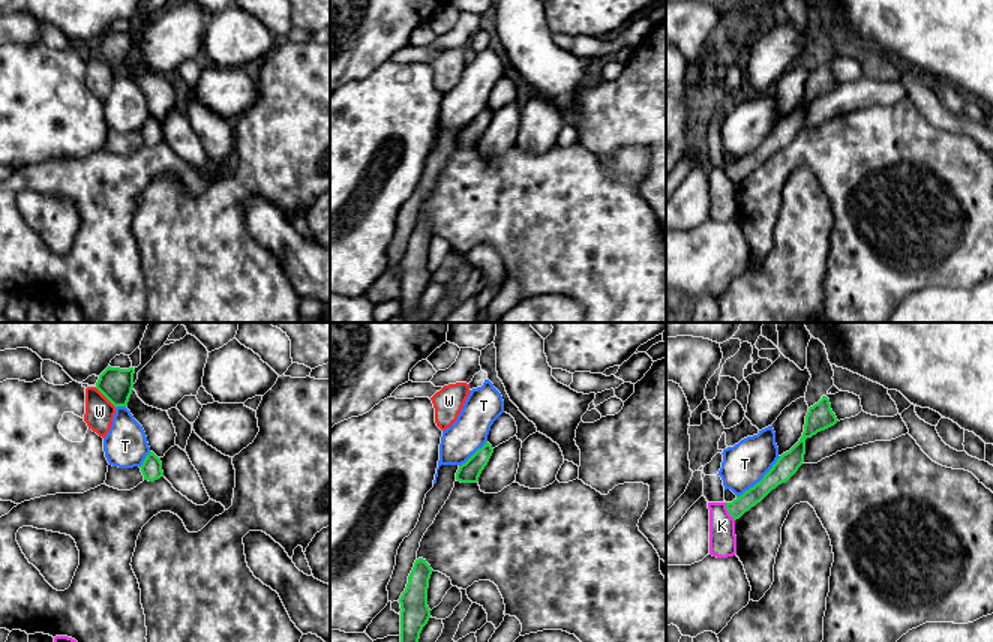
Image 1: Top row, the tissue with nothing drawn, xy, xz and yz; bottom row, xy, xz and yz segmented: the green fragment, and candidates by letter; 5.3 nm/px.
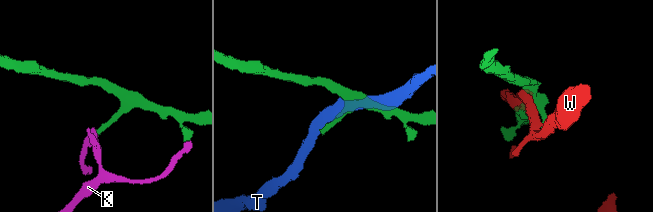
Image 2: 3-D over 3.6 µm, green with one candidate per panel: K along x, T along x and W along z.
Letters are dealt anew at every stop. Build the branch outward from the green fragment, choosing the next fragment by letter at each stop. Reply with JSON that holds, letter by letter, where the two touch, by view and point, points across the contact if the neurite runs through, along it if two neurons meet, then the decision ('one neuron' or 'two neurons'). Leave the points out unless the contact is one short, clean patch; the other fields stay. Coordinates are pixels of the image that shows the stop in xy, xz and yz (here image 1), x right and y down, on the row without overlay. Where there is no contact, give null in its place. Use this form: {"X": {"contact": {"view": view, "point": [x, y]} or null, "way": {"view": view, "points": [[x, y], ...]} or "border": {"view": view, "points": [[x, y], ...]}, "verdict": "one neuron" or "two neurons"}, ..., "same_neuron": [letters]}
{"K": {"contact": {"view": "yz", "point": [729, 176]}, "verdict": "two neurons"}, "T": {"contact": {"view": "yz", "point": [761, 144]}, "verdict": "two neurons"}, "W": {"contact": {"view": "xy", "point": [105, 60]}, "verdict": "two neurons"}, "same_neuron": []}

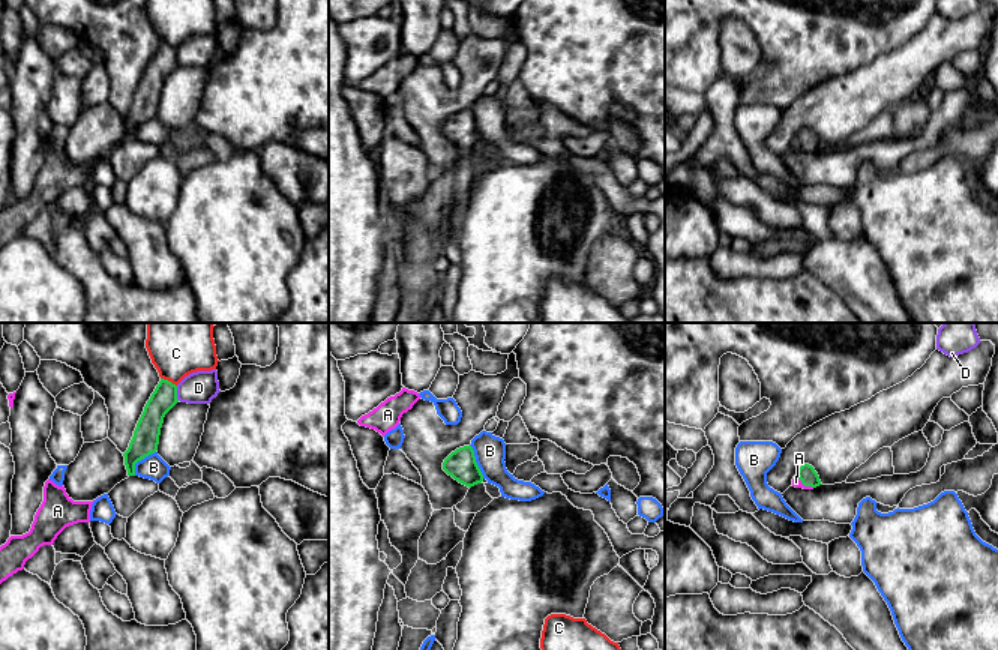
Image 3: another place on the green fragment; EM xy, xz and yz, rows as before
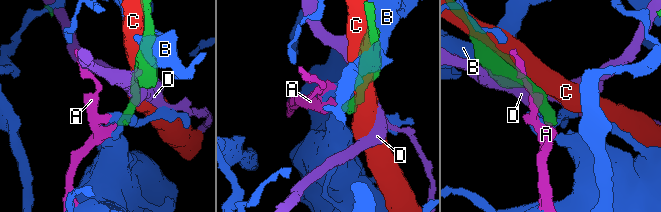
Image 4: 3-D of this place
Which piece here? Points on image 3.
{"A": {"contact": {"view": "yz", "point": [803, 147]}, "way": {"view": "yz", "points": [[806, 137], [803, 147], [796, 146]]}, "verdict": "one neuron"}, "B": {"contact": {"view": "xz", "point": [474, 125]}, "verdict": "two neurons"}, "C": {"contact": {"view": "xy", "point": [167, 44]}, "verdict": "two neurons"}, "D": {"contact": {"view": "xy", "point": [176, 57]}, "verdict": "two neurons"}, "same_neuron": ["A"]}

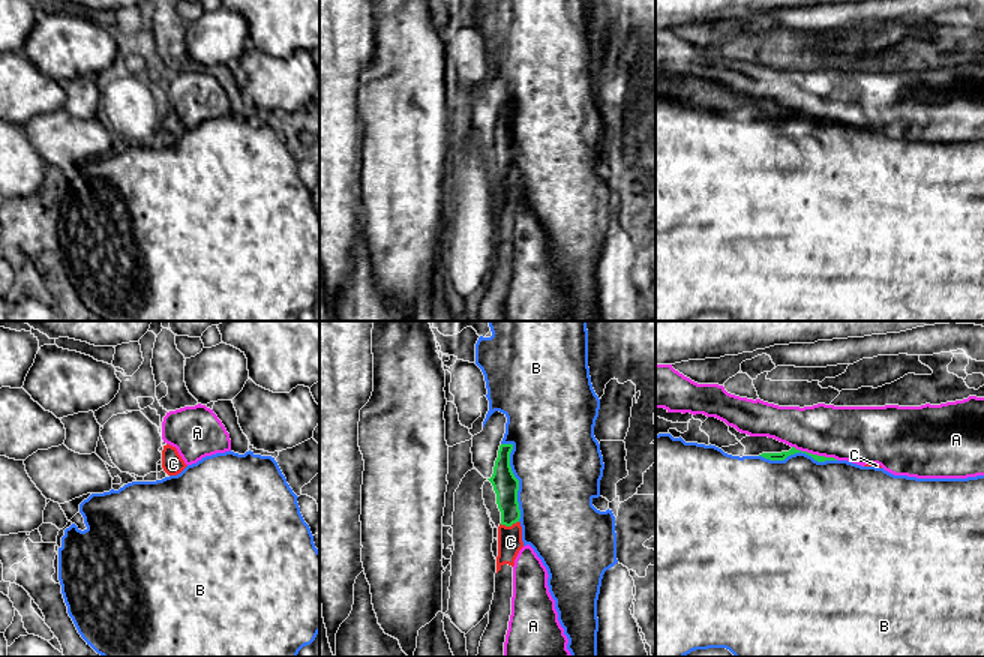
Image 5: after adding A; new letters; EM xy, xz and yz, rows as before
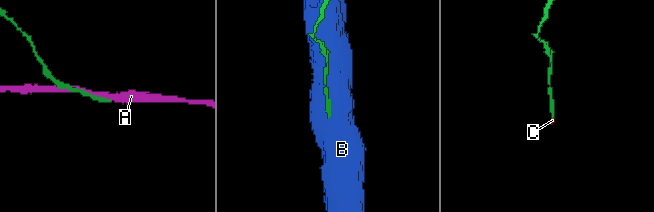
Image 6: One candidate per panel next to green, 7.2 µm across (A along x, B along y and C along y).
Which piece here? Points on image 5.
{"A": {"contact": {"view": "yz", "point": [815, 119]}, "verdict": "two neurons"}, "B": {"contact": {"view": "xz", "point": [516, 143]}, "verdict": "two neurons"}, "C": {"contact": {"view": "xz", "point": [509, 189]}, "way": {"view": "xz", "points": [[506, 150], [509, 189], [510, 206]]}, "verdict": "one neuron"}, "same_neuron": ["C"]}

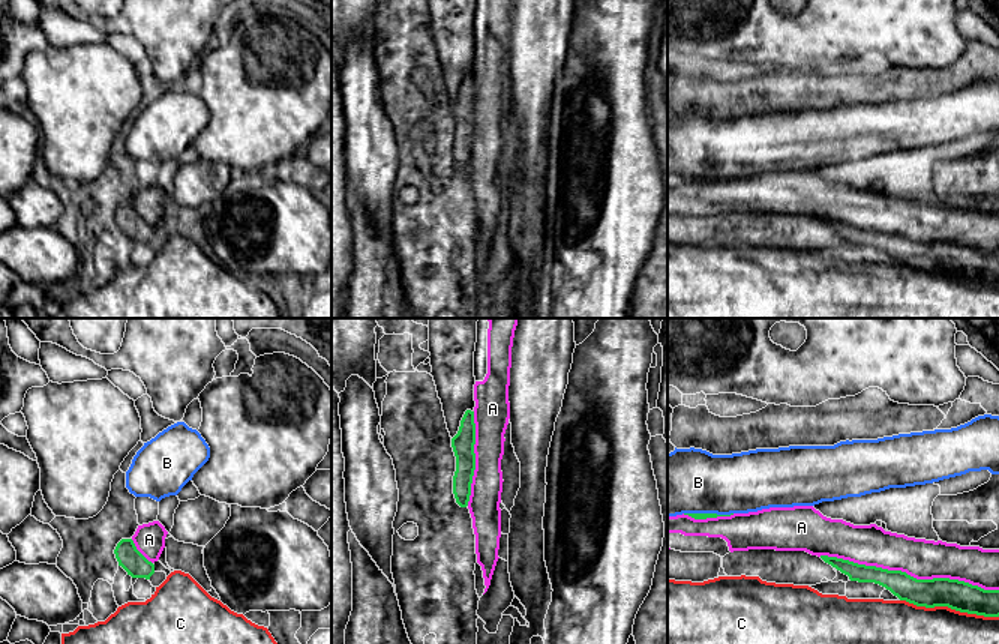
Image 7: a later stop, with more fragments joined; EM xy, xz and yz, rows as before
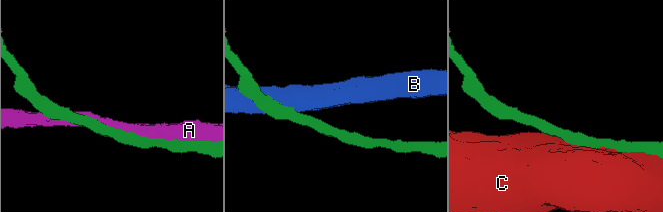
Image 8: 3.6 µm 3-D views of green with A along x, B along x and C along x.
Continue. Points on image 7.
{"A": {"contact": {"view": "yz", "point": [909, 239]}, "verdict": "two neurons"}, "B": {"contact": {"view": "yz", "point": [708, 177]}, "verdict": "two neurons"}, "C": {"contact": {"view": "yz", "point": [950, 270]}, "verdict": "two neurons"}, "same_neuron": []}

